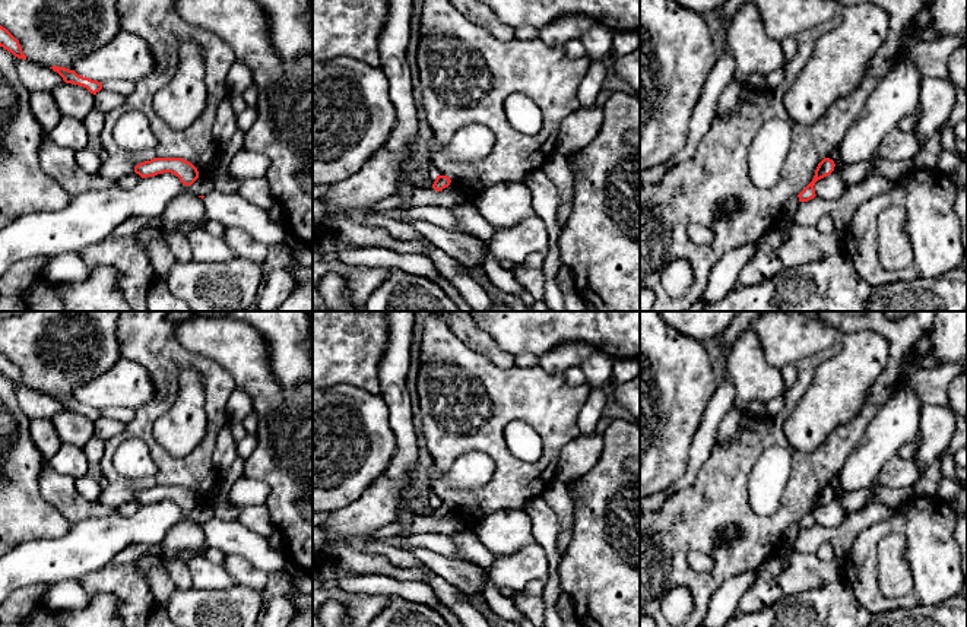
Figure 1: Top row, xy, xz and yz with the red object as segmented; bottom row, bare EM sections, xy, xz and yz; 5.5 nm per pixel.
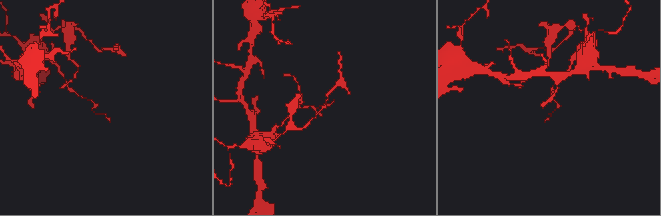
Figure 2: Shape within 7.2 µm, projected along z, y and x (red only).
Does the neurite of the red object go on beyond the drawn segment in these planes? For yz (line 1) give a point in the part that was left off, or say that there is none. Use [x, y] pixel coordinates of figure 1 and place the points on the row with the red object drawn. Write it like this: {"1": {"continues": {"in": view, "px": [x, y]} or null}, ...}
{"1": {"continues": null}}

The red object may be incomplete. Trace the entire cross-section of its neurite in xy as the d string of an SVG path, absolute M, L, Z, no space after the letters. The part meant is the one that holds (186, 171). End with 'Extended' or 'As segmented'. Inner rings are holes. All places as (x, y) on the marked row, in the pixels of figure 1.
M153 158L137 164L134 172L142 178L171 172L177 175L184 186L191 186L199 178L197 168L183 158Z. As segmented

